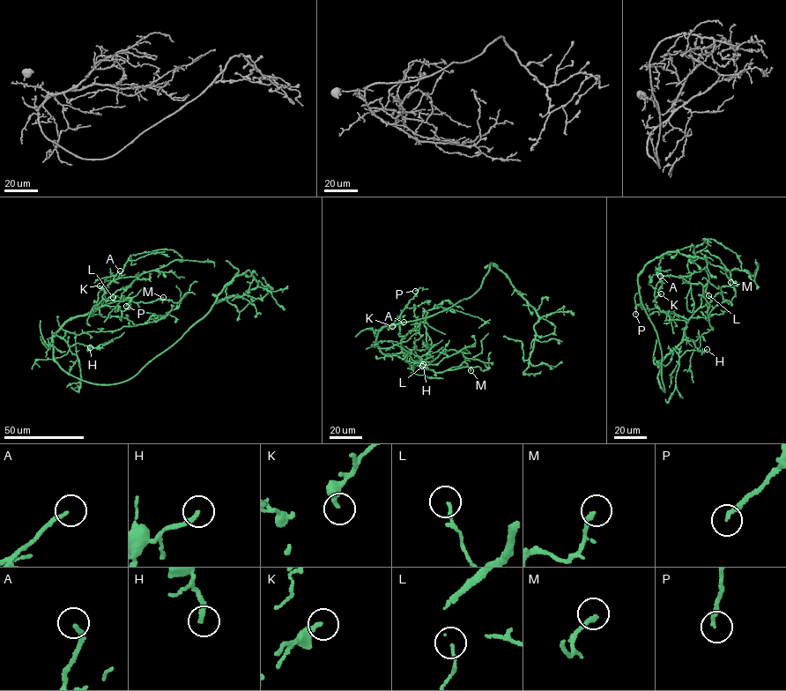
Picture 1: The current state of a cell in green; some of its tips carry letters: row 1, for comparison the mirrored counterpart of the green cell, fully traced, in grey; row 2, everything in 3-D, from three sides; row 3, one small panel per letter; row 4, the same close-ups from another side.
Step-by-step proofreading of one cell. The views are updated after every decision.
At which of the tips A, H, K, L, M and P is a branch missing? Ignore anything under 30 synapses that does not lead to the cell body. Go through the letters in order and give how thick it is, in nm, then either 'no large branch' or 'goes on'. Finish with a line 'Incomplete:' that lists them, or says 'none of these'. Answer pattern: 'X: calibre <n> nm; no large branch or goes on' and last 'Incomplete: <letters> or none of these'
A: calibre 170 nm; no large branch
H: calibre 220 nm; no large branch
K: calibre 240 nm; no large branch
L: calibre 110 nm; no large branch
M: calibre 190 nm; no large branch
P: calibre 180 nm; no large branch
Incomplete: none of these

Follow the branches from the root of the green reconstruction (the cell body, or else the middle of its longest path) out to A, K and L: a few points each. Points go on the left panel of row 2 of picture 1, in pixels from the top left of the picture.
A: (114, 384), (96, 384), (68, 375), (55, 360), (51, 339), (67, 321), (95, 308), (120, 271)
K: (114, 384), (96, 384), (68, 375), (53, 354), (51, 338), (67, 321), (95, 308), (104, 293), (100, 286)
L: (114, 384), (96, 384), (68, 375), (55, 360), (51, 339), (67, 321), (93, 312), (112, 302), (113, 297)

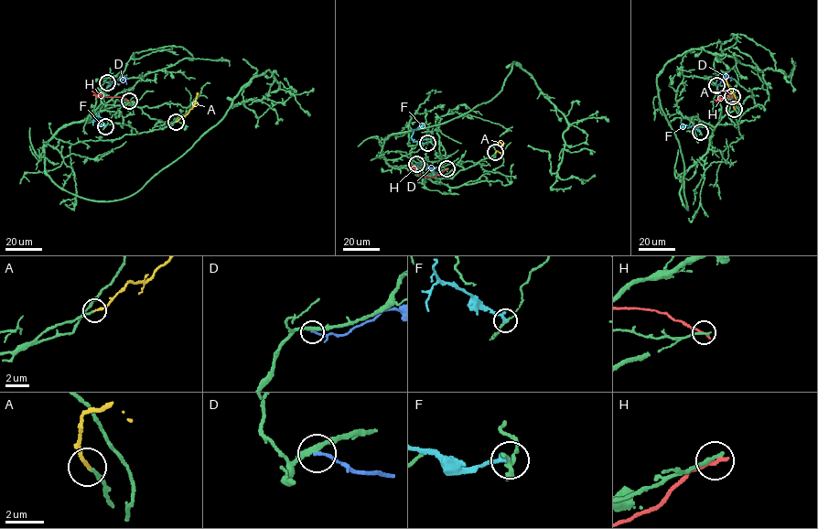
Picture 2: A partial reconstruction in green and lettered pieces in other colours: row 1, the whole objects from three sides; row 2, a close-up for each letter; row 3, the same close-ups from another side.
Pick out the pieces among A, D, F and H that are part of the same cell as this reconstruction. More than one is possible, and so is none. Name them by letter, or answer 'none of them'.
A

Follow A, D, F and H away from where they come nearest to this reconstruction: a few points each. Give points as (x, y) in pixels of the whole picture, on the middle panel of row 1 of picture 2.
A: (495, 153), (502, 151), (501, 144), (498, 142)
D: (416, 164), (431, 167), (438, 173)
F: (427, 142), (422, 143), (411, 137), (413, 131), (424, 125)
H: (446, 168), (428, 178), (418, 174), (408, 164)

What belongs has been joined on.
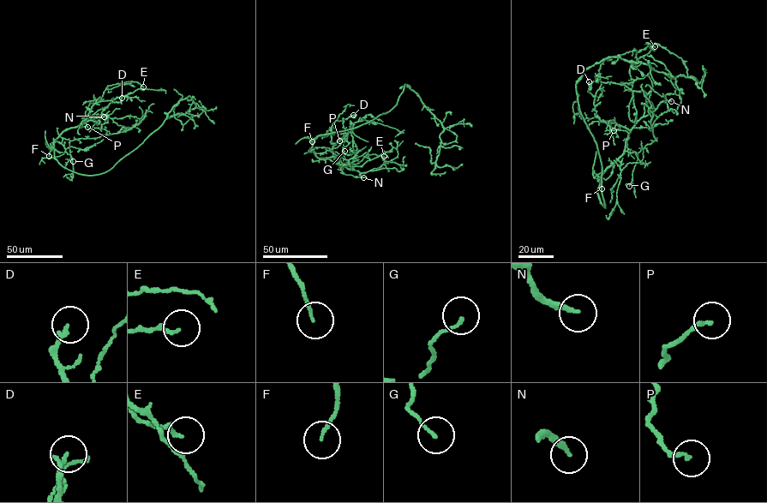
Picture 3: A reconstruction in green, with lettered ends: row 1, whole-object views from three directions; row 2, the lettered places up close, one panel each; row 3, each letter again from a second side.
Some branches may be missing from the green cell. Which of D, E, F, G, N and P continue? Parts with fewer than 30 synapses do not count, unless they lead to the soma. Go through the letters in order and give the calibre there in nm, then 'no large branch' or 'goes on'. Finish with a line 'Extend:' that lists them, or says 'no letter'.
D: 160 nm | no large branch
E: 150 nm | no large branch
F: 120 nm | no large branch
G: 100 nm | no large branch
N: 240 nm | goes on
P: 170 nm | no large branch
Extend: N

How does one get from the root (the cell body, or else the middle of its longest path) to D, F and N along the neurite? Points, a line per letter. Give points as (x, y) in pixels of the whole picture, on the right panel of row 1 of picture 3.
D: (605, 204), (604, 208), (596, 193), (600, 176), (622, 153), (630, 133), (596, 116), (589, 81)
F: (605, 204), (604, 208), (596, 193), (598, 176), (602, 188)
N: (605, 204), (604, 208), (596, 193), (600, 176), (622, 153), (635, 122), (656, 109), (662, 102), (671, 101)

